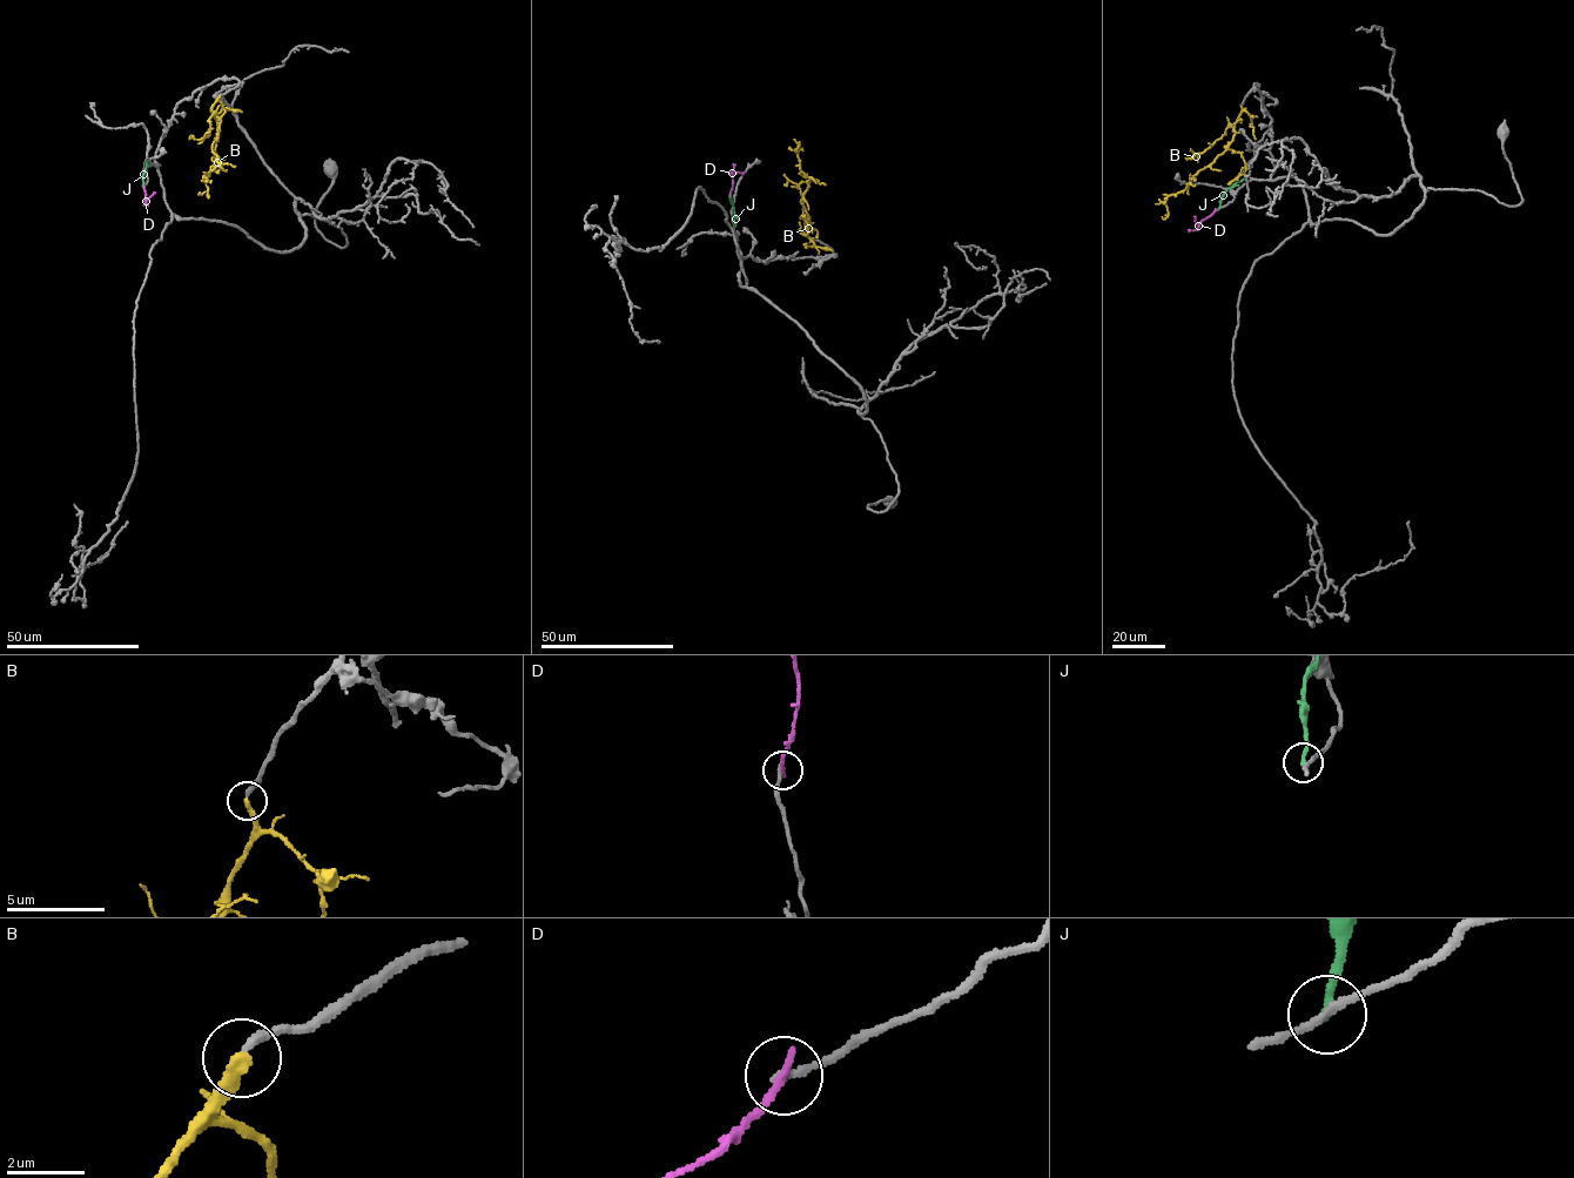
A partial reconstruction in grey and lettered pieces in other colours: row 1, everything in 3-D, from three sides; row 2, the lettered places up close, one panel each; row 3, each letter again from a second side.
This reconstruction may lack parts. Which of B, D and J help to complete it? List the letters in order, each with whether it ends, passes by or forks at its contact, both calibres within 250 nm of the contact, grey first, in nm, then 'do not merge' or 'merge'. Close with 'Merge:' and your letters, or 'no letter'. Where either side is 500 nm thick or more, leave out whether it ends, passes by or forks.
B: it ends there; 240 nm thick on the grey side, 300 nm on the other; do not merge
D: it ends there; 200 nm thick on the grey side, 220 nm on the other; do not merge
J: it ends there; 200 nm thick on the grey side, 220 nm on the other; do not merge
Merge: no letter

